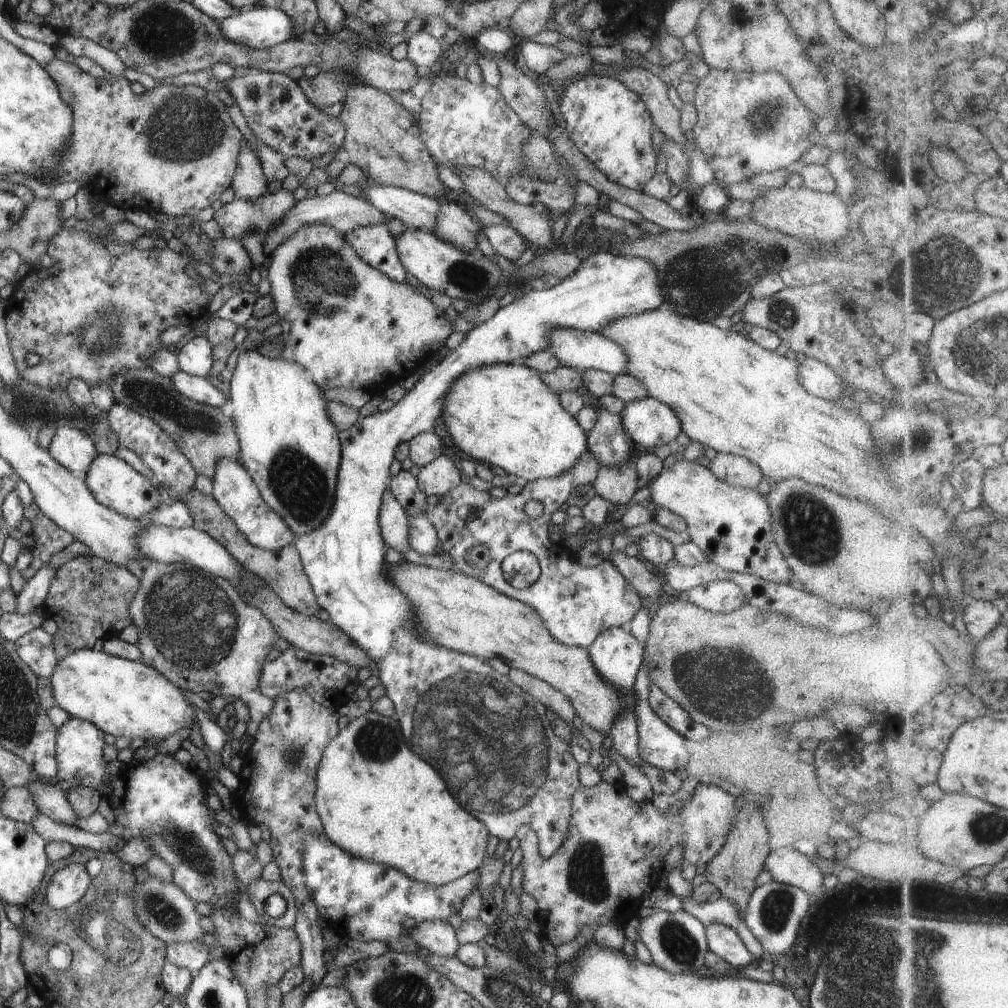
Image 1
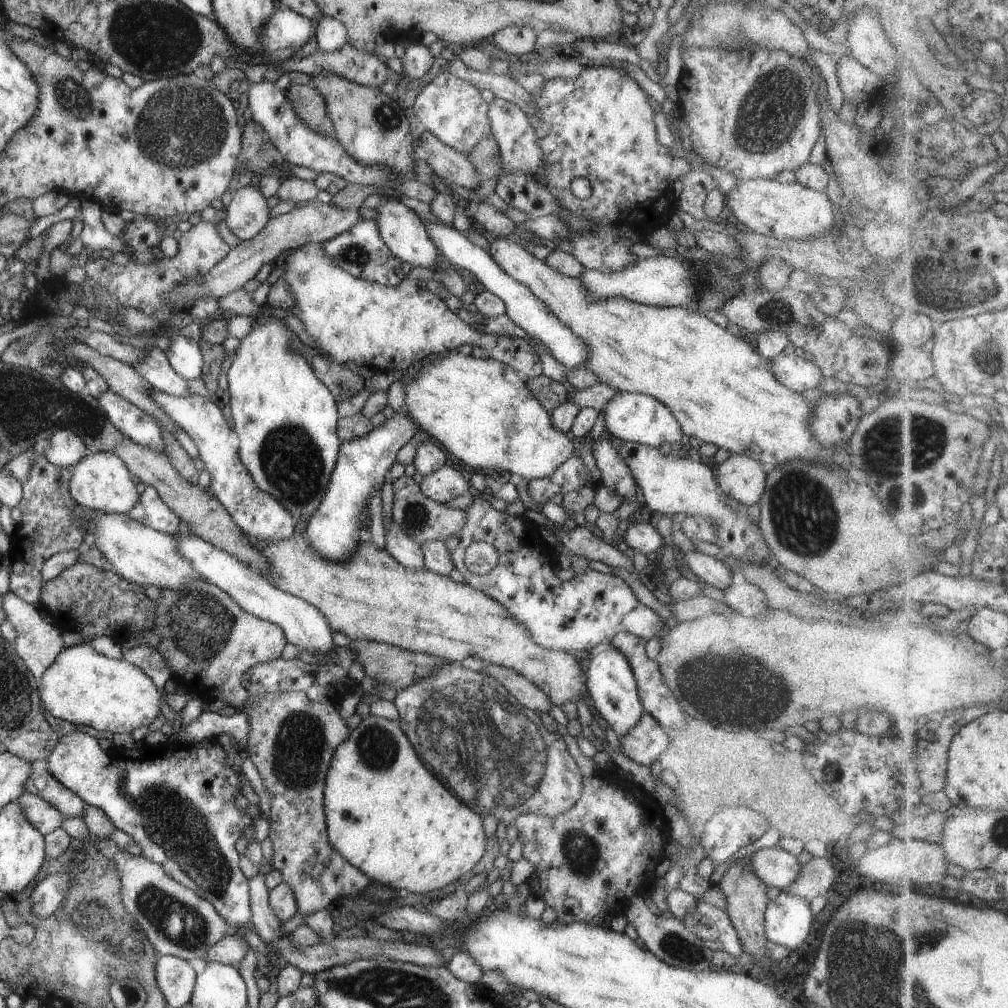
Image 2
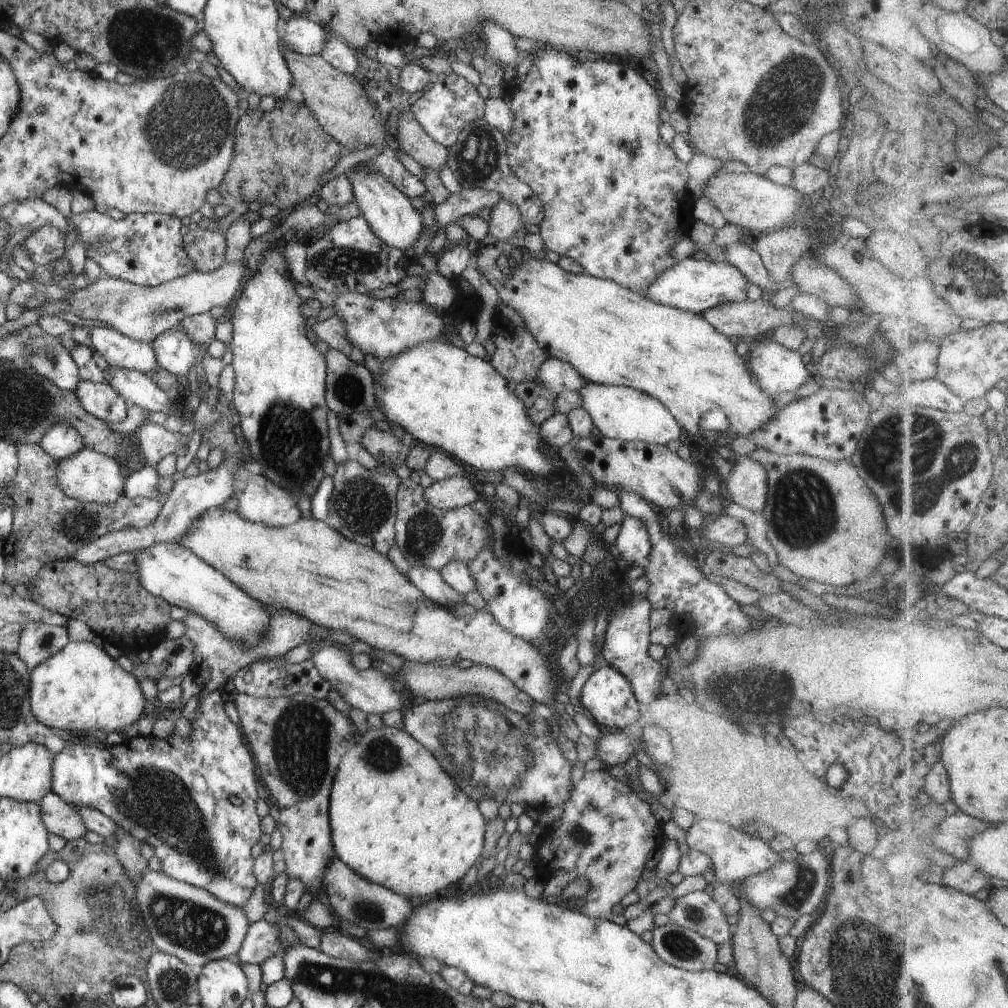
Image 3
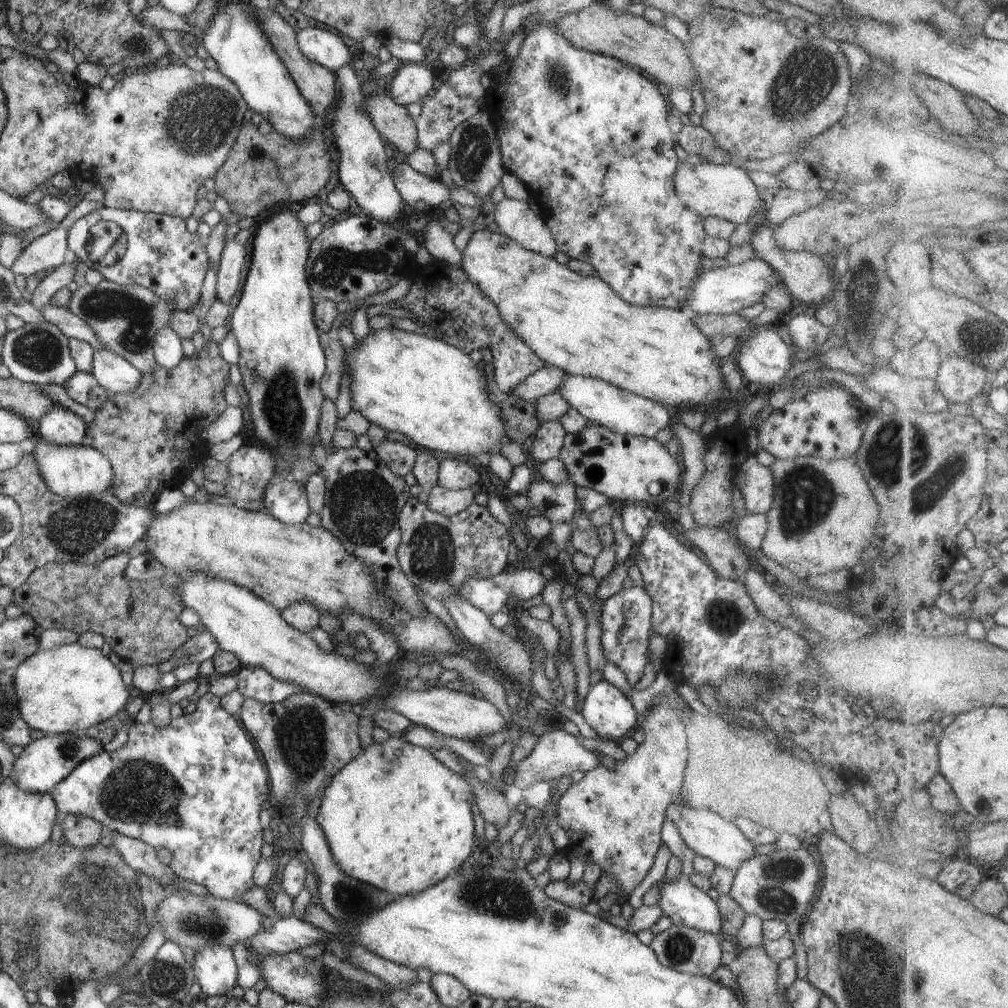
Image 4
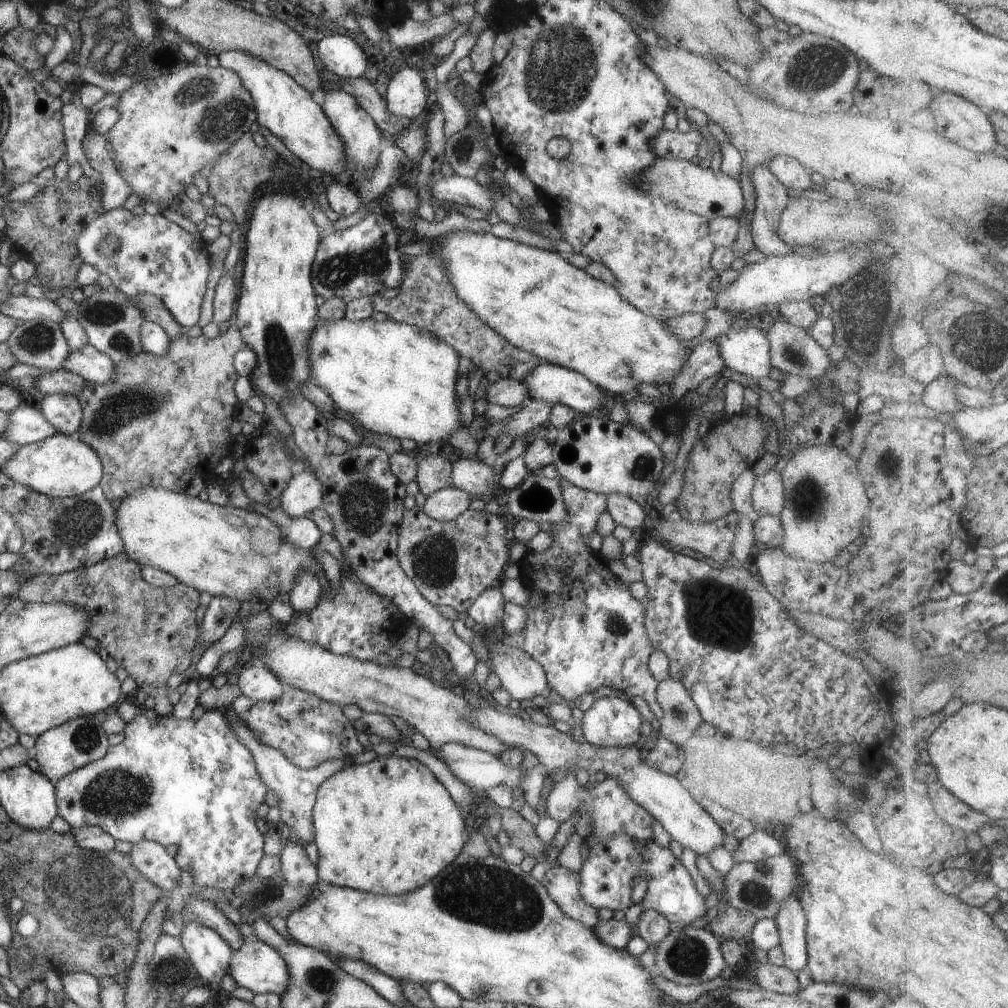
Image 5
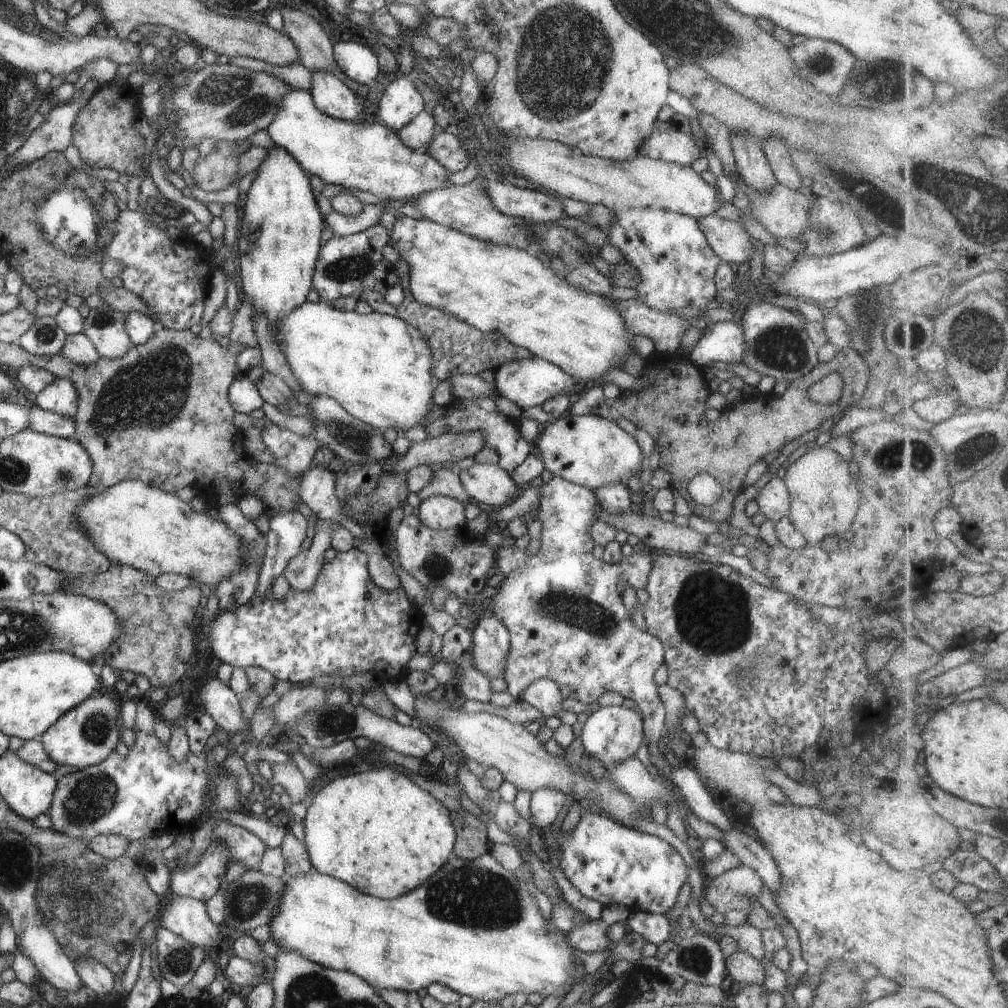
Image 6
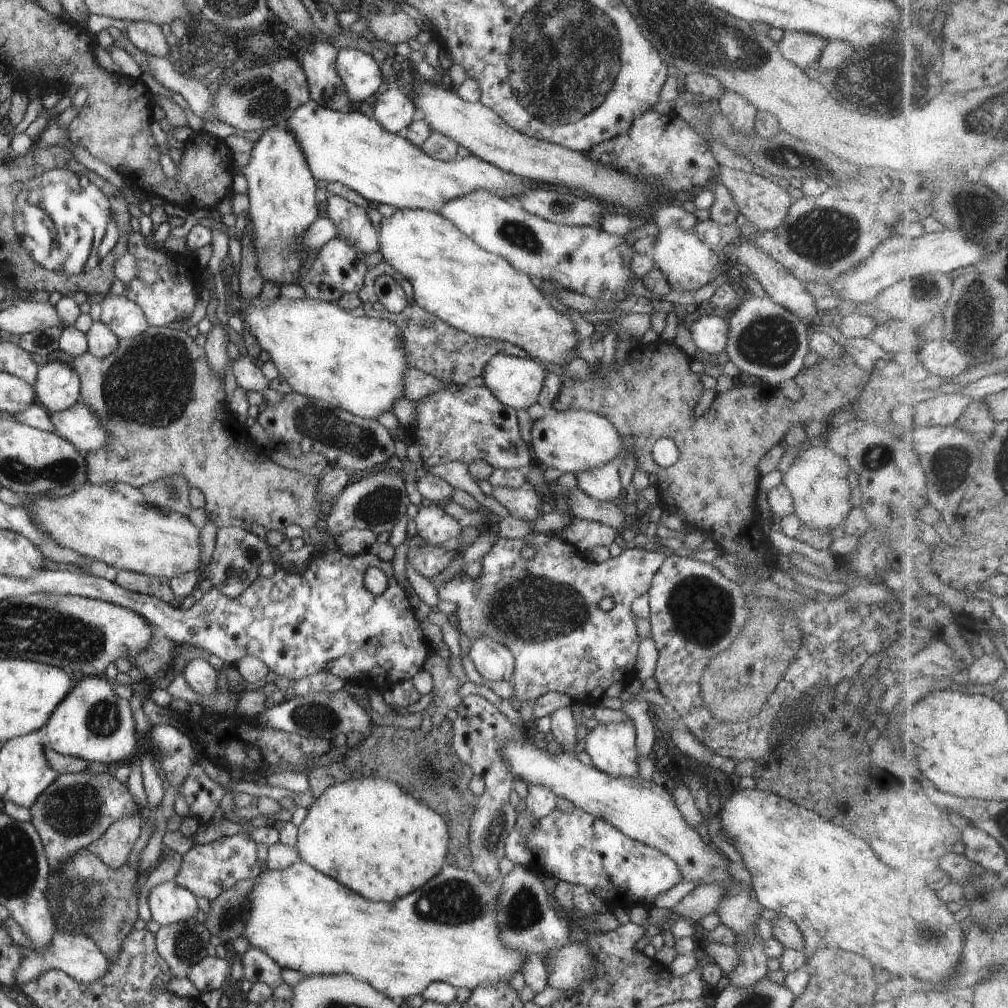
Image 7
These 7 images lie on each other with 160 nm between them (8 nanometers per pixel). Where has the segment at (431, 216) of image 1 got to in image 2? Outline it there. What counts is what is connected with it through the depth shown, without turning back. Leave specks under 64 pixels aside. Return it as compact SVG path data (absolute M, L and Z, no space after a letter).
M435 222L422 223L434 246L447 258L451 266L459 266L459 268L465 268L467 272L471 272L474 278L479 280L486 290L491 292L491 294L495 294L504 302L505 314L513 324L522 328L527 335L541 341L545 348L547 348L547 352L565 369L582 366L586 355L586 344L583 340L575 336L564 324L561 324L551 314L551 311L545 304L539 298L534 297L533 293L526 286L516 283L509 275L506 275L494 263L491 255L481 242L473 245L469 238L467 240L463 234L460 234L452 226L435 224Z

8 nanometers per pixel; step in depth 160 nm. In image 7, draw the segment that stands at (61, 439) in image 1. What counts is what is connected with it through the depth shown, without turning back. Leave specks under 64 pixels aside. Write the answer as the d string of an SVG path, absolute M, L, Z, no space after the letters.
M49 360L37 369L32 387L36 403L49 413L65 410L81 400L79 375L58 360Z

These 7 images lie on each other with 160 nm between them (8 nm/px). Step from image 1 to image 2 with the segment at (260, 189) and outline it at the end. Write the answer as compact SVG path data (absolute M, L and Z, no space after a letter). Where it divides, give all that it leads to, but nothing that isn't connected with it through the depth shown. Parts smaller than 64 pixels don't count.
M246 179L241 180L237 191L226 208L225 224L240 241L253 238L269 218L266 198L261 196L258 186L248 186Z

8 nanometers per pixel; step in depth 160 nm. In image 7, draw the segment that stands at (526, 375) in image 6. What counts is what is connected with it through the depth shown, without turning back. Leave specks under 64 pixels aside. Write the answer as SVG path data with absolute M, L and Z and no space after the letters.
M495 353L485 363L481 376L501 404L517 411L536 402L546 372L536 360Z

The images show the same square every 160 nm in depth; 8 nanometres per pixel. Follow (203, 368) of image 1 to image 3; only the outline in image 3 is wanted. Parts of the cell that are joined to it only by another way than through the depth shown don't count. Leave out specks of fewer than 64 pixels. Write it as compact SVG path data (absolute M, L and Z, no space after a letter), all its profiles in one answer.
M175 328L165 330L150 344L160 369L173 376L185 375L191 366L195 366L196 348L182 331Z

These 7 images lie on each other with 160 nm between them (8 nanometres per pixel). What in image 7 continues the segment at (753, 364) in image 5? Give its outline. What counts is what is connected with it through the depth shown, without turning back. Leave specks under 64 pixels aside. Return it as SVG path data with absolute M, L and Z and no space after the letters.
M699 311L699 316L690 325L690 336L699 350L711 356L724 350L727 332L726 318Z

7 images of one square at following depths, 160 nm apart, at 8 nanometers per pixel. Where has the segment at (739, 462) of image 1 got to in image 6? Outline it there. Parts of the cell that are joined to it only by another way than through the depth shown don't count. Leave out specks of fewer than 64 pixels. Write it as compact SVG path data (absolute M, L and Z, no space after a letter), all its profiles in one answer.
M772 475L772 478L758 490L755 497L759 512L773 522L787 517L790 498L782 479Z

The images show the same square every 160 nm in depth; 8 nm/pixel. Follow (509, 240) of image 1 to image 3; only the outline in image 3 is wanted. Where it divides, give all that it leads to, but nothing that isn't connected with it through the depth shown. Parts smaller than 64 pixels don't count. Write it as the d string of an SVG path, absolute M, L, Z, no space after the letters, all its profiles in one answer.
M486 235L477 242L476 269L497 291L498 301L513 308L523 318L526 330L541 346L547 357L569 364L585 381L607 386L628 387L655 398L677 420L682 431L701 436L699 418L703 412L717 408L727 416L729 436L749 436L761 428L775 412L778 404L758 385L749 370L746 356L739 356L729 338L717 332L699 314L661 305L637 291L623 288L615 282L590 275L564 272L557 264L549 263L541 255L527 257L527 266L513 274L503 274L497 266L497 258L507 244Z

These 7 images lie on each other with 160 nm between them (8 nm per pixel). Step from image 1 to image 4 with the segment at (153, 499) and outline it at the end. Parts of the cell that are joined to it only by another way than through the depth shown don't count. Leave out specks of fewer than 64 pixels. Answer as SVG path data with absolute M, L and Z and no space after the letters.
M36 438L31 446L36 469L53 494L75 498L106 490L112 477L112 468L110 462L94 448L85 445L54 445L41 438Z

